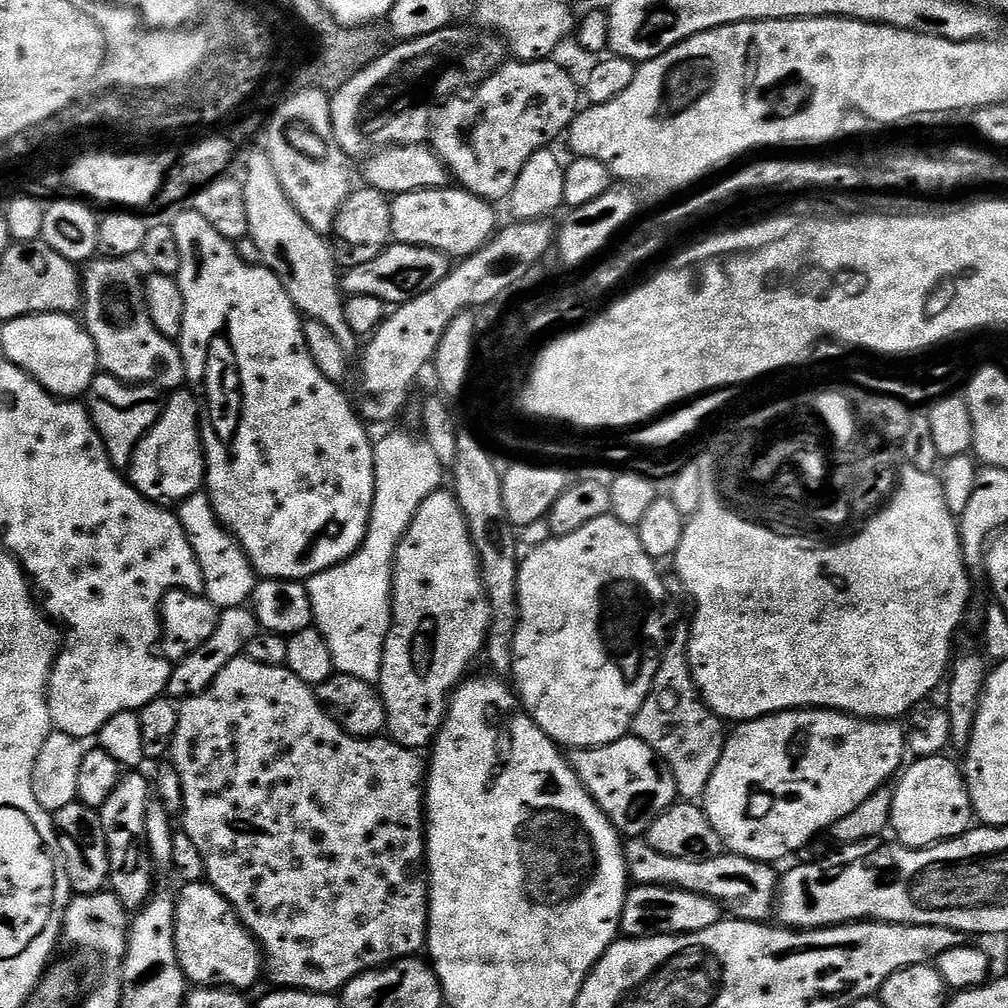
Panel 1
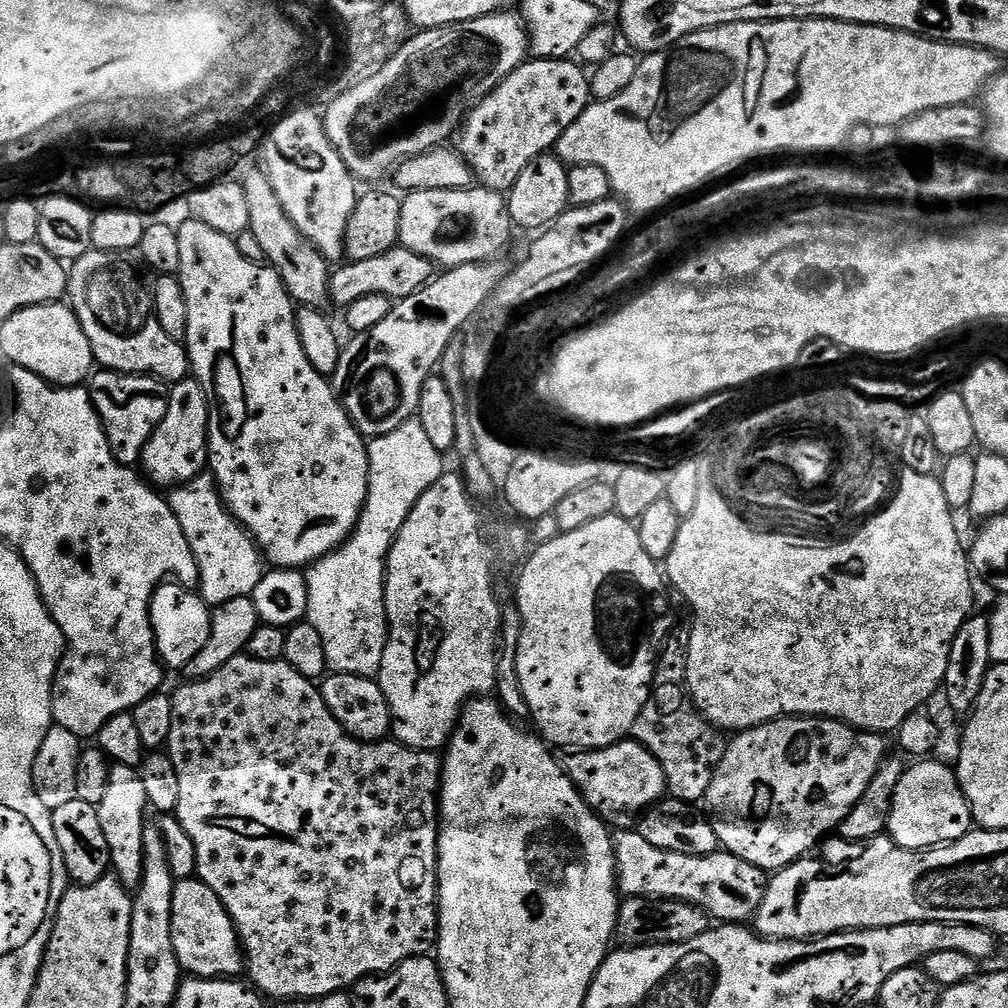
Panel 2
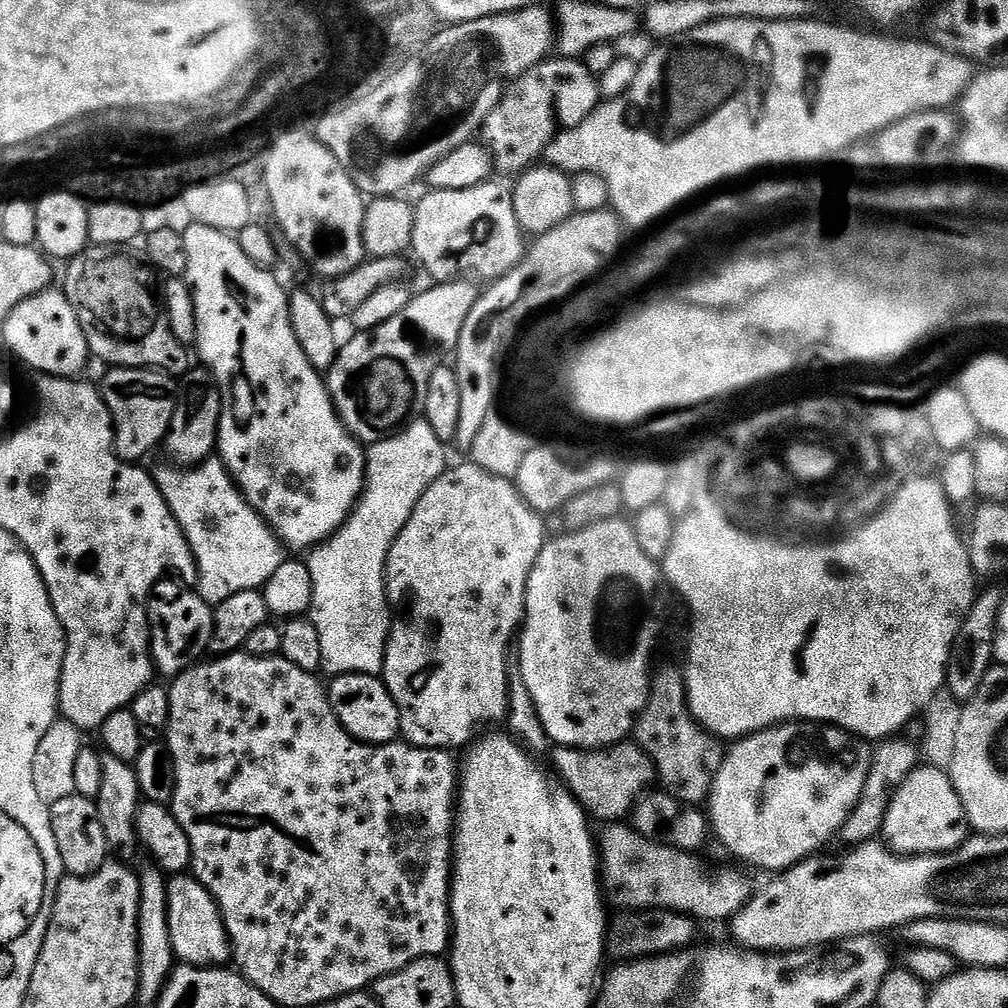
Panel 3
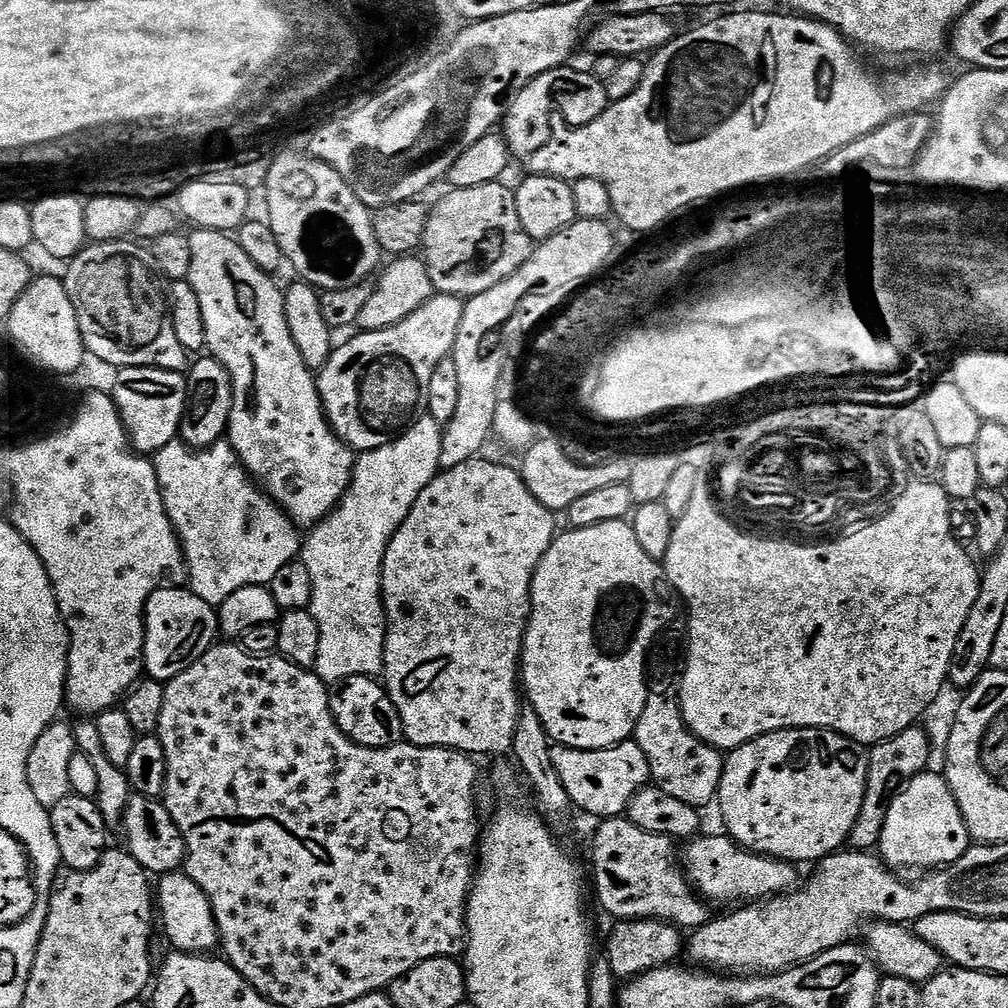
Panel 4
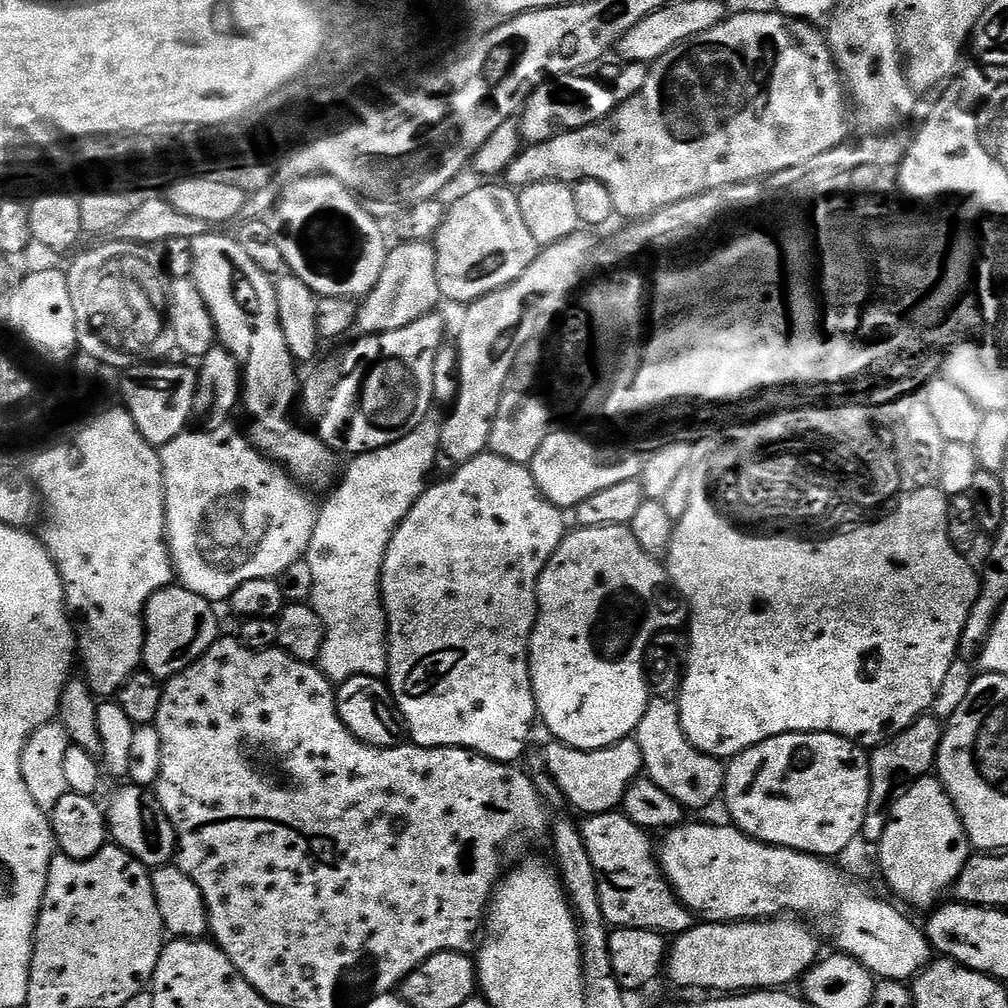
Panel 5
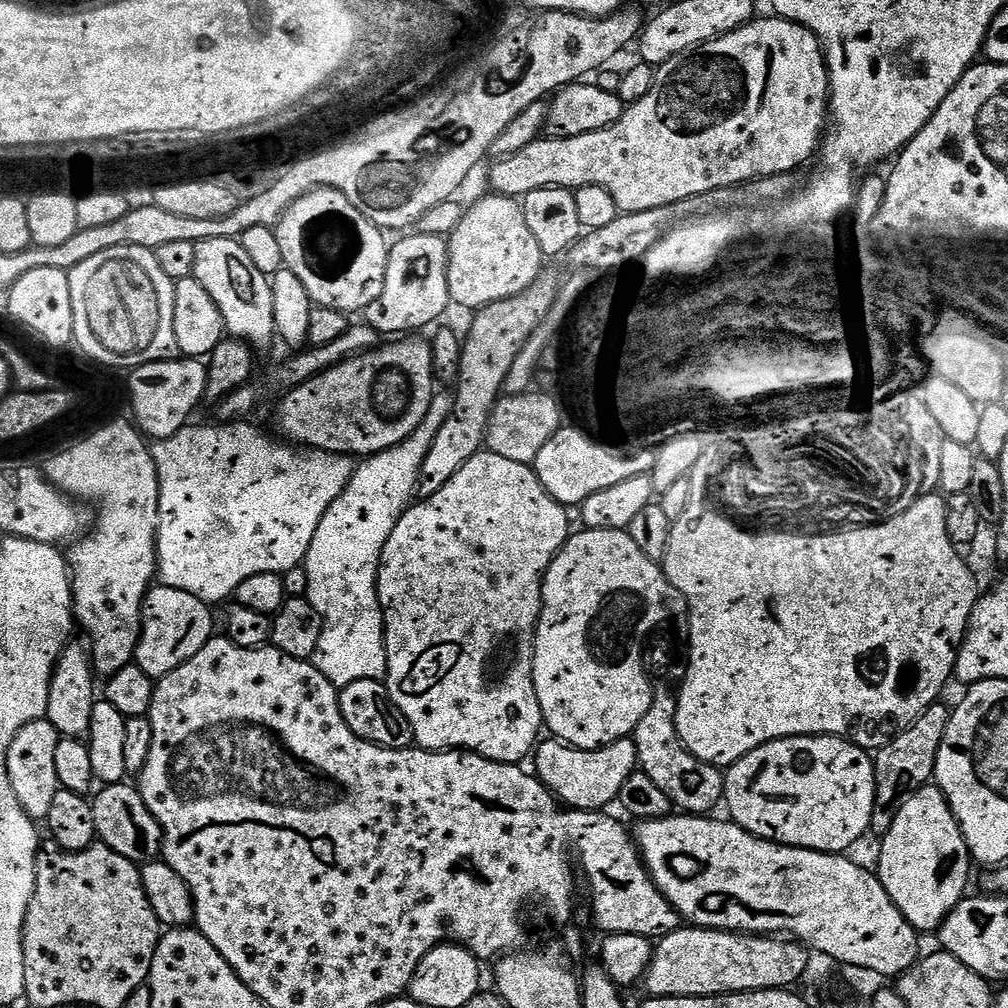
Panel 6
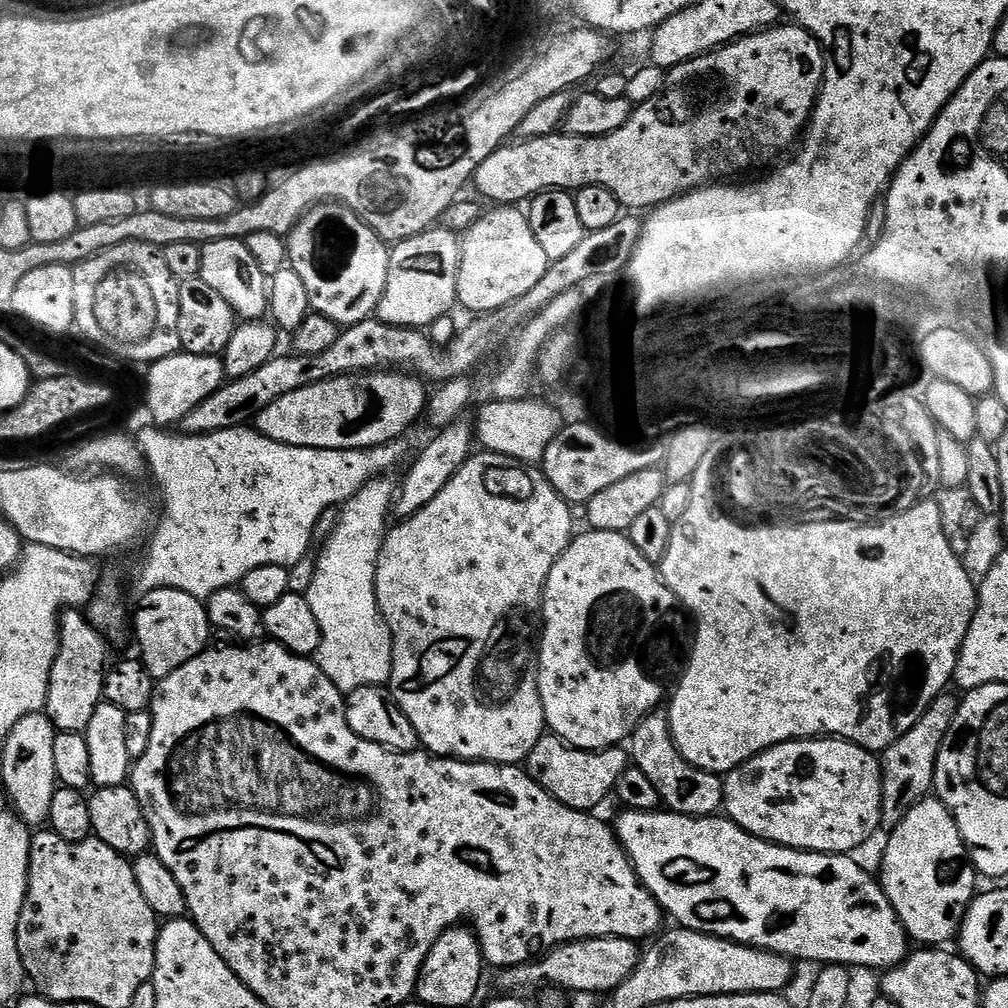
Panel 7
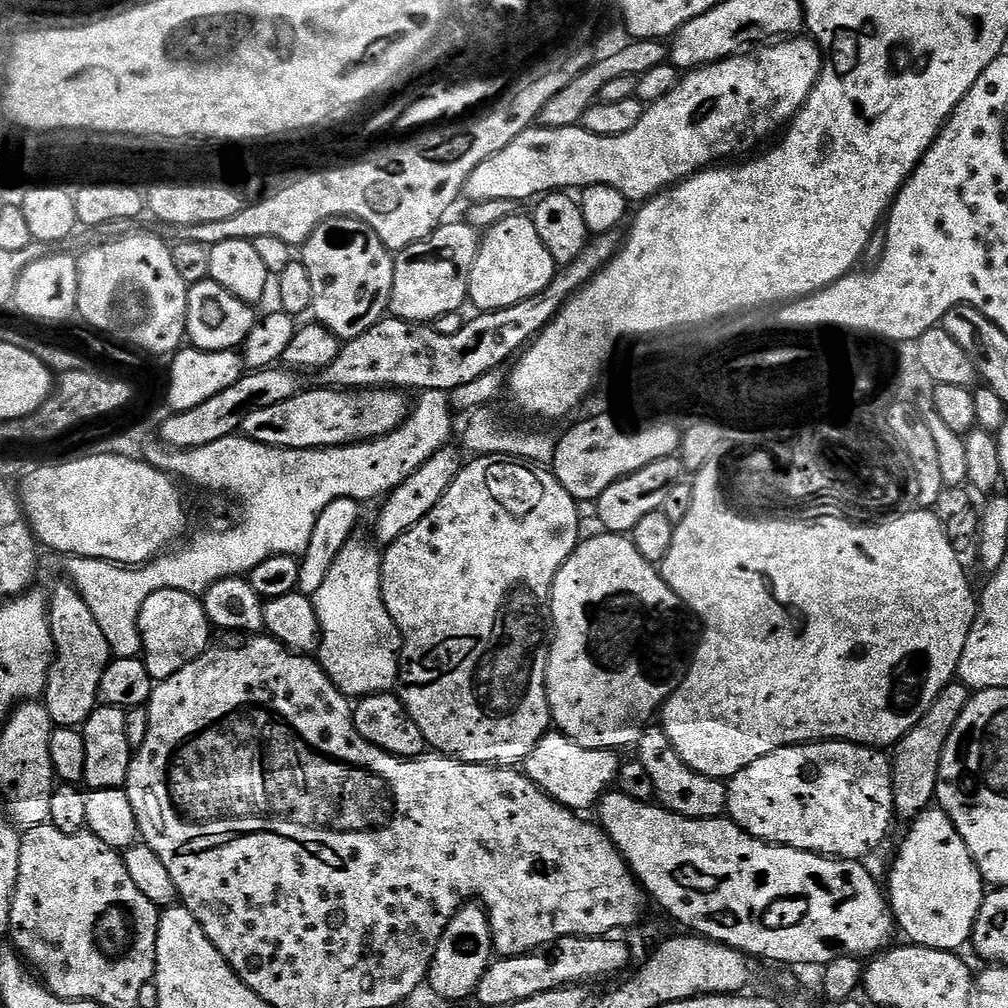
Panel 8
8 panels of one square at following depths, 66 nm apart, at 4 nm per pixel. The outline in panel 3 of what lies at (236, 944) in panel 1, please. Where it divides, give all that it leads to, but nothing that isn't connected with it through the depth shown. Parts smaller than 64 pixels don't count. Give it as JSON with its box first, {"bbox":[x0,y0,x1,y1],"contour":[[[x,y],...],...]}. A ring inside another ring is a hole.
{"bbox":[168,874,232,968],"contour":[[[176,874],[168,880],[168,921],[170,922],[170,942],[177,961],[193,964],[195,968],[218,968],[227,965],[232,960],[232,944],[228,941],[228,931],[224,925],[224,916],[220,913],[220,907],[216,905],[216,899],[198,883],[195,876],[191,874]]]}

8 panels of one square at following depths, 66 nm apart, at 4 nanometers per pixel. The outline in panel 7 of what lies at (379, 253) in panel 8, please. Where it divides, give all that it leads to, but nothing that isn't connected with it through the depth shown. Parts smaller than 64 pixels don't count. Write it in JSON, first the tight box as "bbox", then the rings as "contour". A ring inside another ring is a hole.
{"bbox":[286,202,390,329],"contour":[[[321,202],[295,224],[286,239],[289,265],[306,286],[311,311],[330,318],[330,322],[340,325],[341,329],[375,317],[378,302],[382,302],[382,294],[386,290],[390,248],[385,237],[374,231],[358,213],[351,212],[347,204]]]}

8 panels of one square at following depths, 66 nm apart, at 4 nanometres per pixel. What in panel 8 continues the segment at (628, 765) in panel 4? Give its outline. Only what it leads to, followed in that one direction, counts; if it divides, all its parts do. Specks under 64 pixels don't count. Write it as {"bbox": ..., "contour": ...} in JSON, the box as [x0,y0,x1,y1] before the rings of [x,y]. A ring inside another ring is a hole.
{"bbox":[522,730,622,814],"contour":[[[550,730],[523,760],[522,771],[563,808],[571,808],[577,814],[584,814],[587,813],[587,808],[595,809],[604,793],[615,785],[622,763],[621,757],[616,756],[619,755],[607,748],[578,746],[578,742],[574,742],[563,732]]]}

